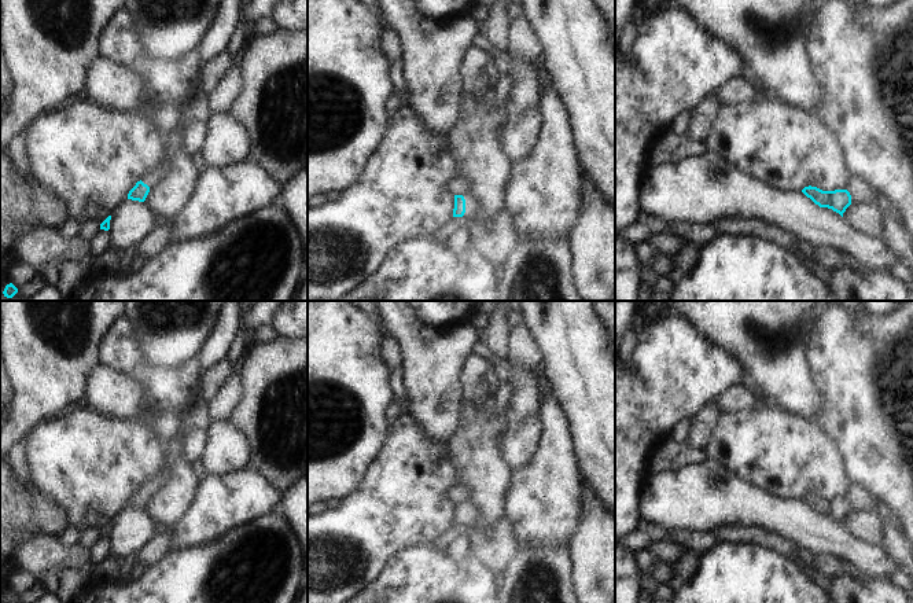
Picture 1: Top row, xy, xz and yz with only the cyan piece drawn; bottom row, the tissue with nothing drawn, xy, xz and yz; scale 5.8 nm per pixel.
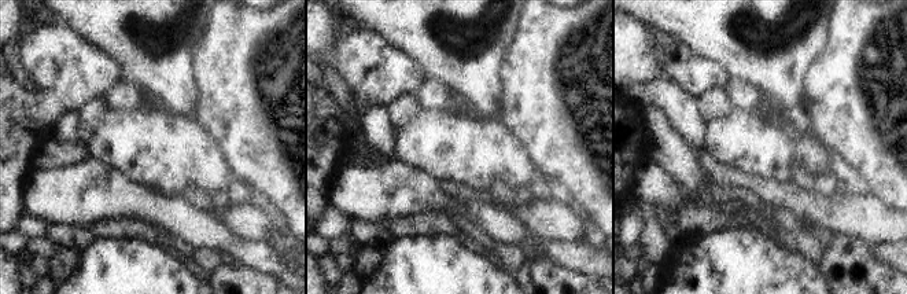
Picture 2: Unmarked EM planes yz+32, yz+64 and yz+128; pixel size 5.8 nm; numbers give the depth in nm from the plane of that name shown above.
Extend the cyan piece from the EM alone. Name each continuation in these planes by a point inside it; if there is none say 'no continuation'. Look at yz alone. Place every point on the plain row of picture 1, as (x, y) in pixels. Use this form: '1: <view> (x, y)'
no continuation

